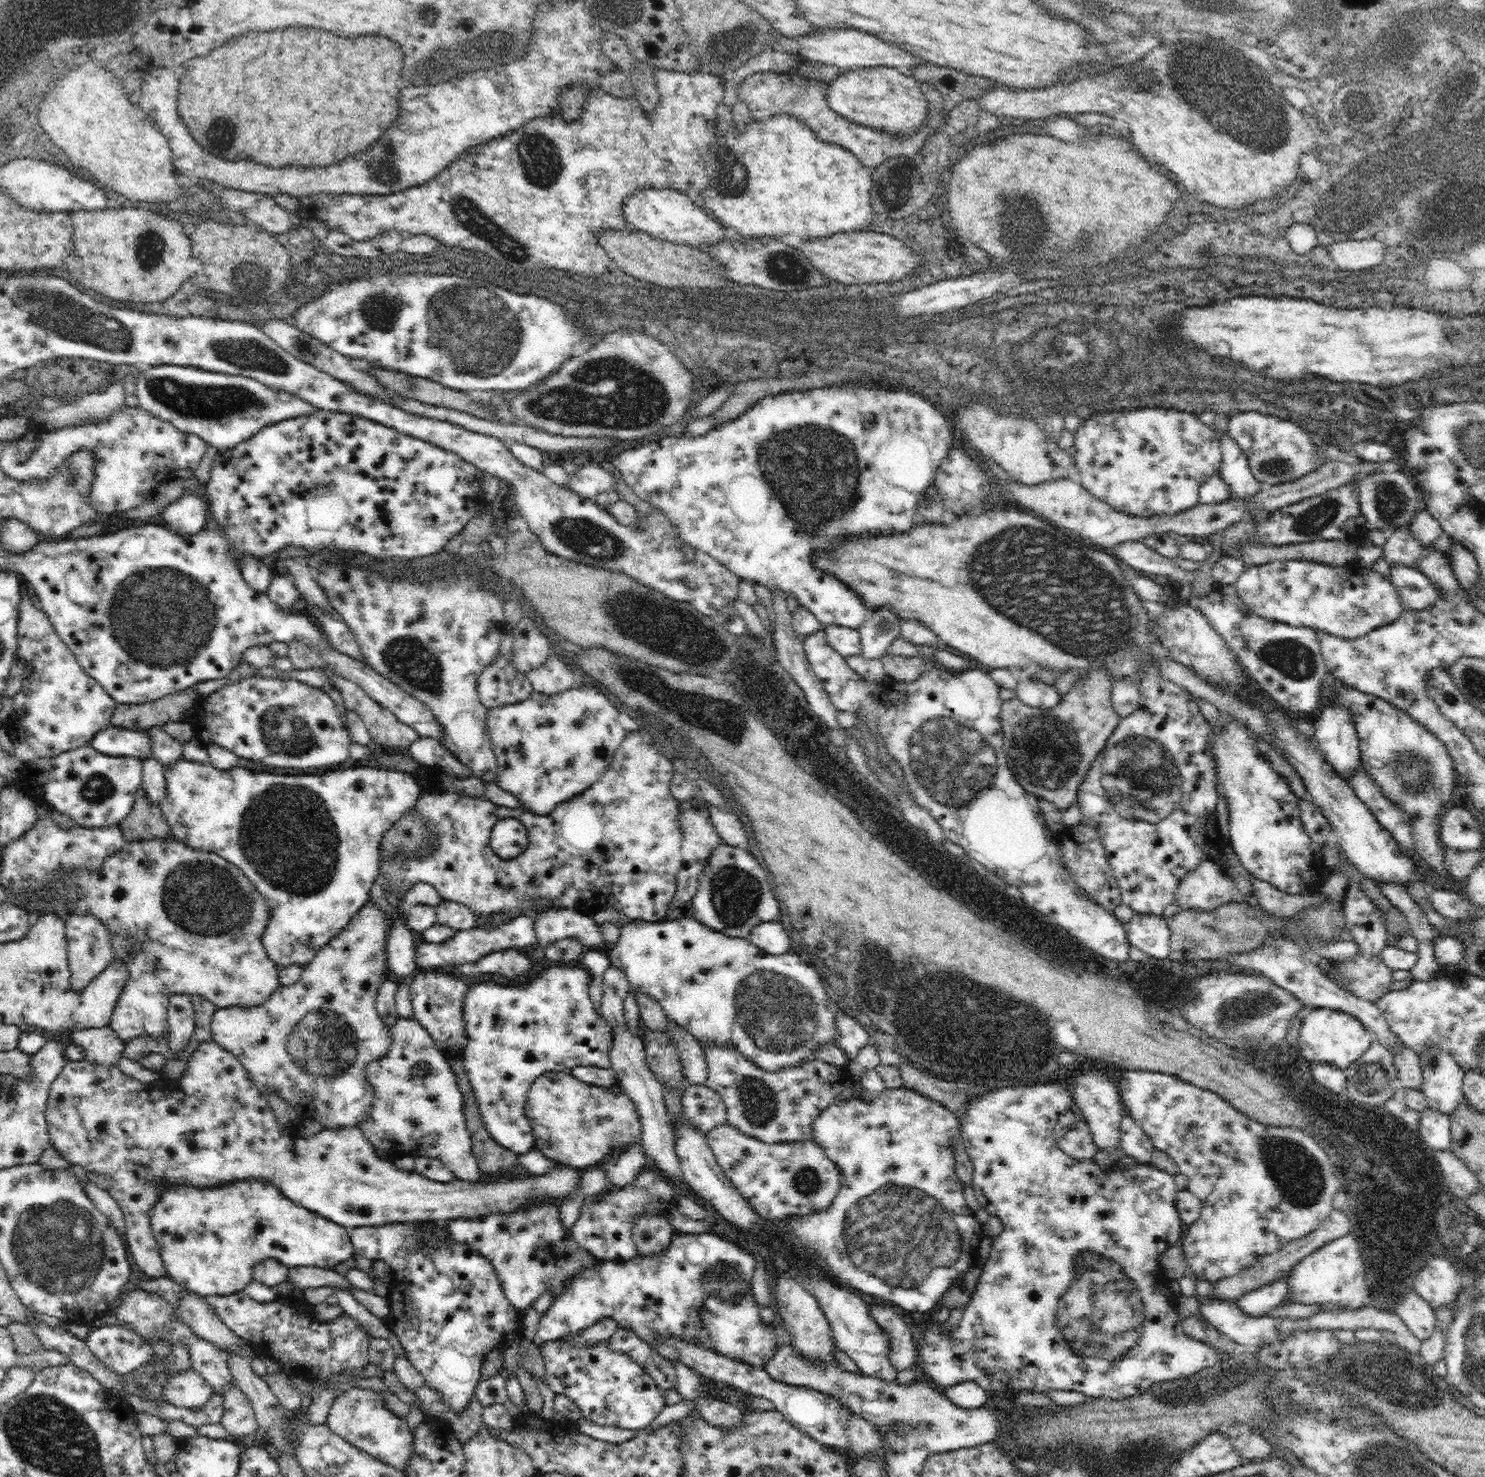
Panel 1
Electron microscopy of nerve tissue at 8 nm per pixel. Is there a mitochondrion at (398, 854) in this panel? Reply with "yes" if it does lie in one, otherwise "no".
no

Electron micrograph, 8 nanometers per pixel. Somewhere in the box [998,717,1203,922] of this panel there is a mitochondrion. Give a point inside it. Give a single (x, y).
(1139, 776)

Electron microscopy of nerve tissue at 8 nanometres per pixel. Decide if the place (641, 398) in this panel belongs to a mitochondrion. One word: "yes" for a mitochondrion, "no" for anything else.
yes

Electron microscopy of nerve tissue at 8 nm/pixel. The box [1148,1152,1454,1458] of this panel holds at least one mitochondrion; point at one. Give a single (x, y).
(1393, 1377)

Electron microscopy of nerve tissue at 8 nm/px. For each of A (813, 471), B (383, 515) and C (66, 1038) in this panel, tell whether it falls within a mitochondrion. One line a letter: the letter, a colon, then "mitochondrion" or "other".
A: mitochondrion
B: other
C: other

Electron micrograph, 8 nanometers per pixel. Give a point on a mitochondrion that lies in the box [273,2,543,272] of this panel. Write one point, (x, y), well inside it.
(474, 46)

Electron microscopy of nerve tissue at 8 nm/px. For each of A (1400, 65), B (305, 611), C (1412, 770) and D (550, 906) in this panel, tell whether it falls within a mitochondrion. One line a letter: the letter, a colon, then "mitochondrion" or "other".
A: mitochondrion
B: other
C: mitochondrion
D: other

